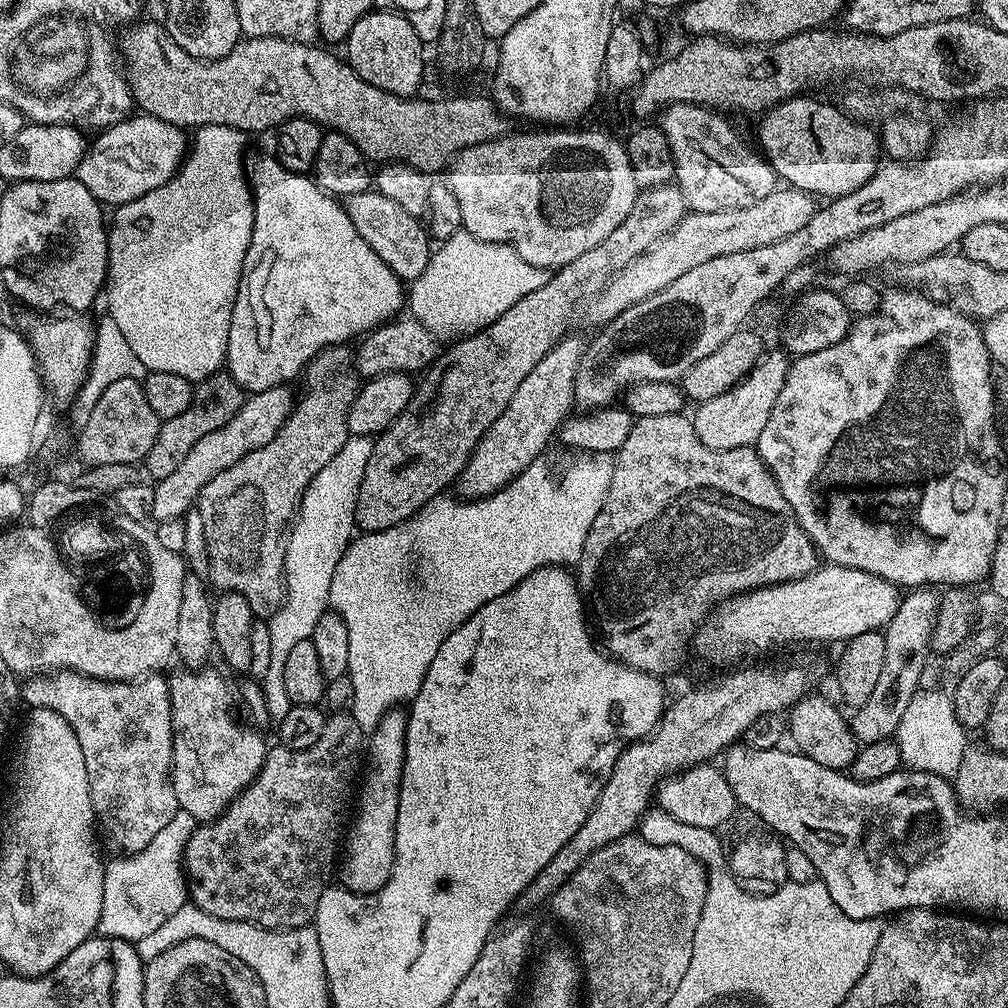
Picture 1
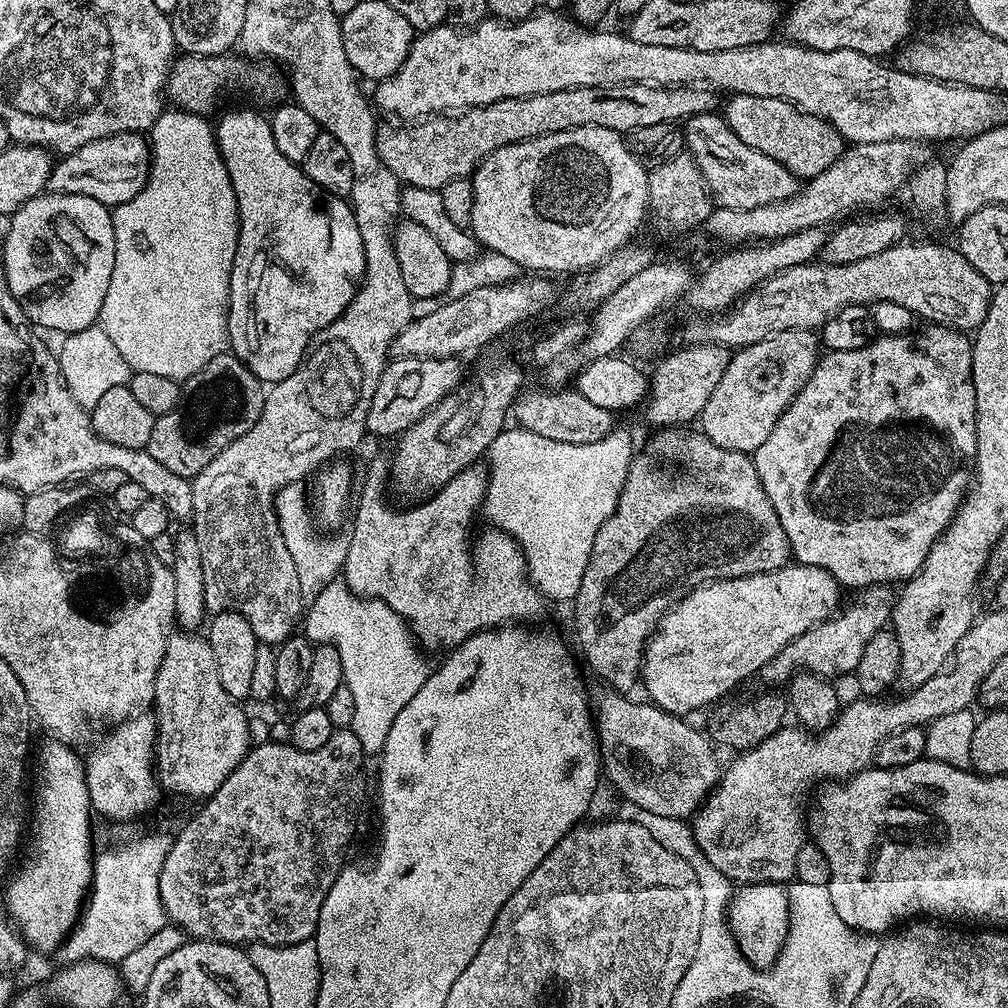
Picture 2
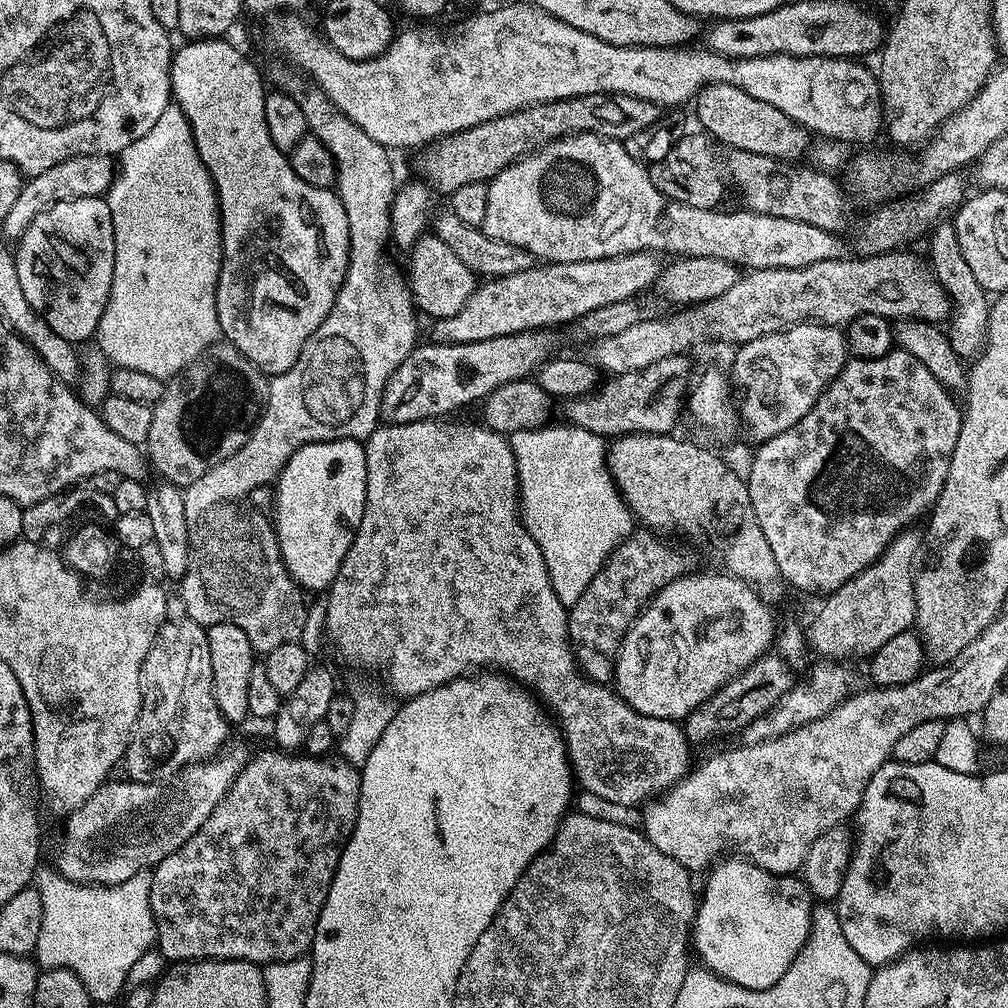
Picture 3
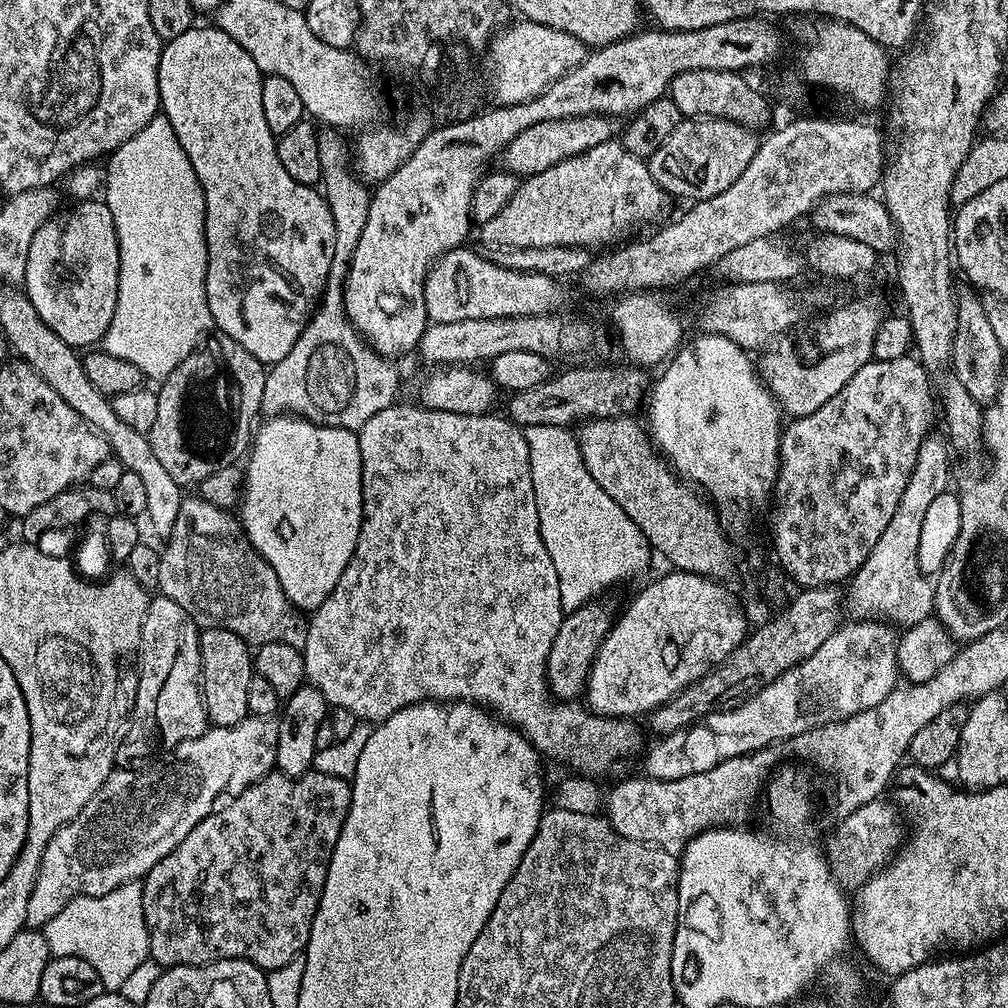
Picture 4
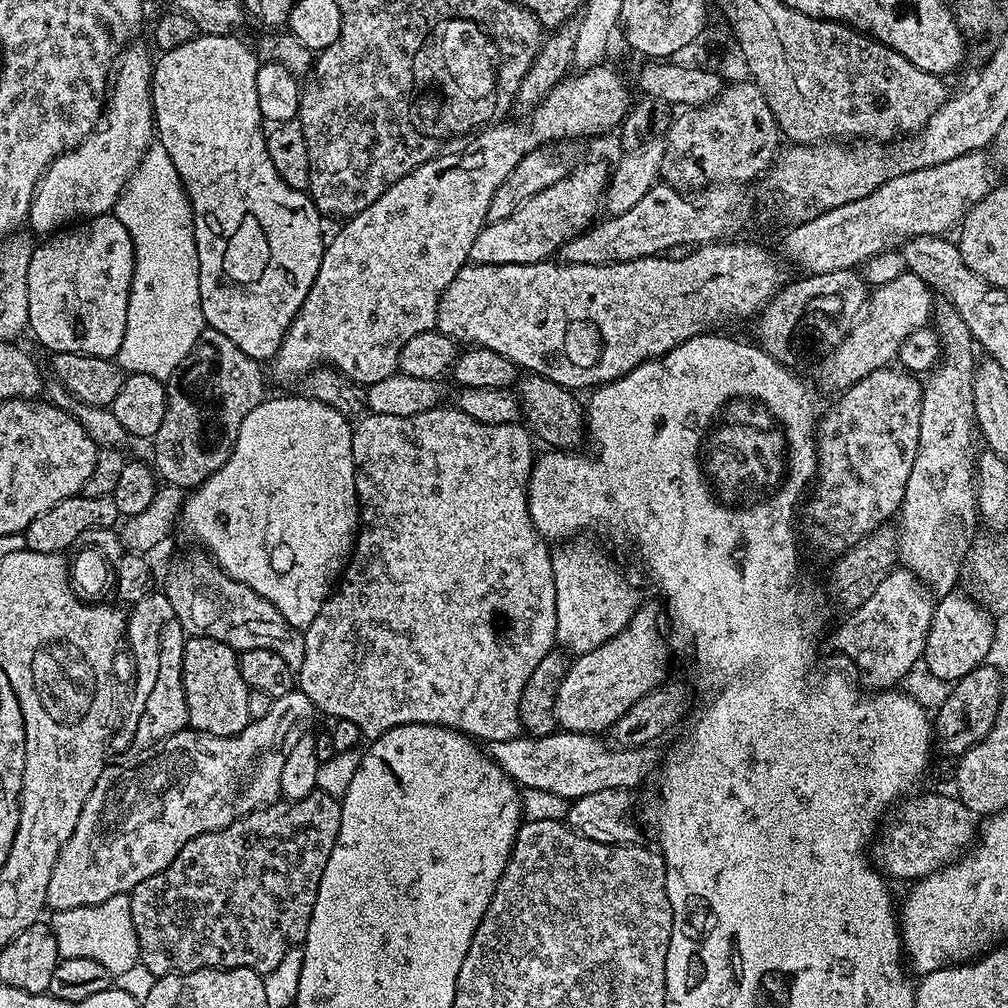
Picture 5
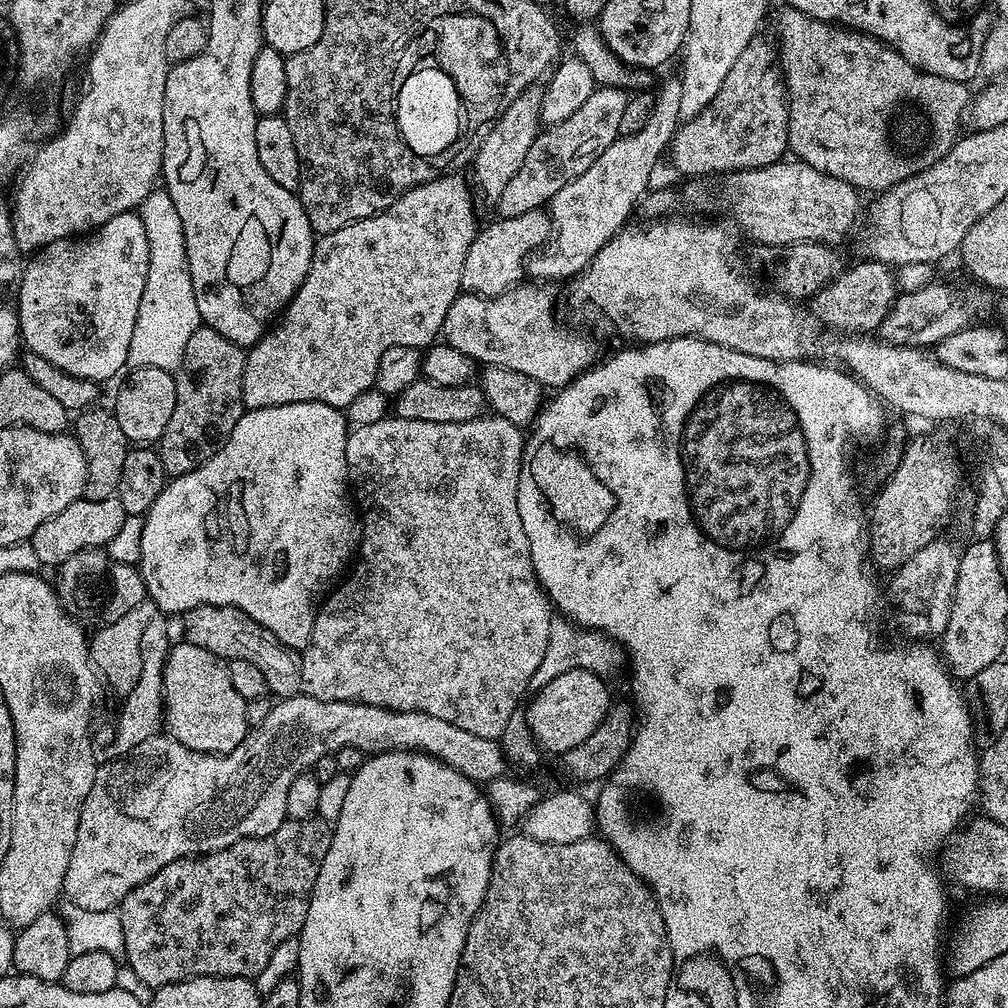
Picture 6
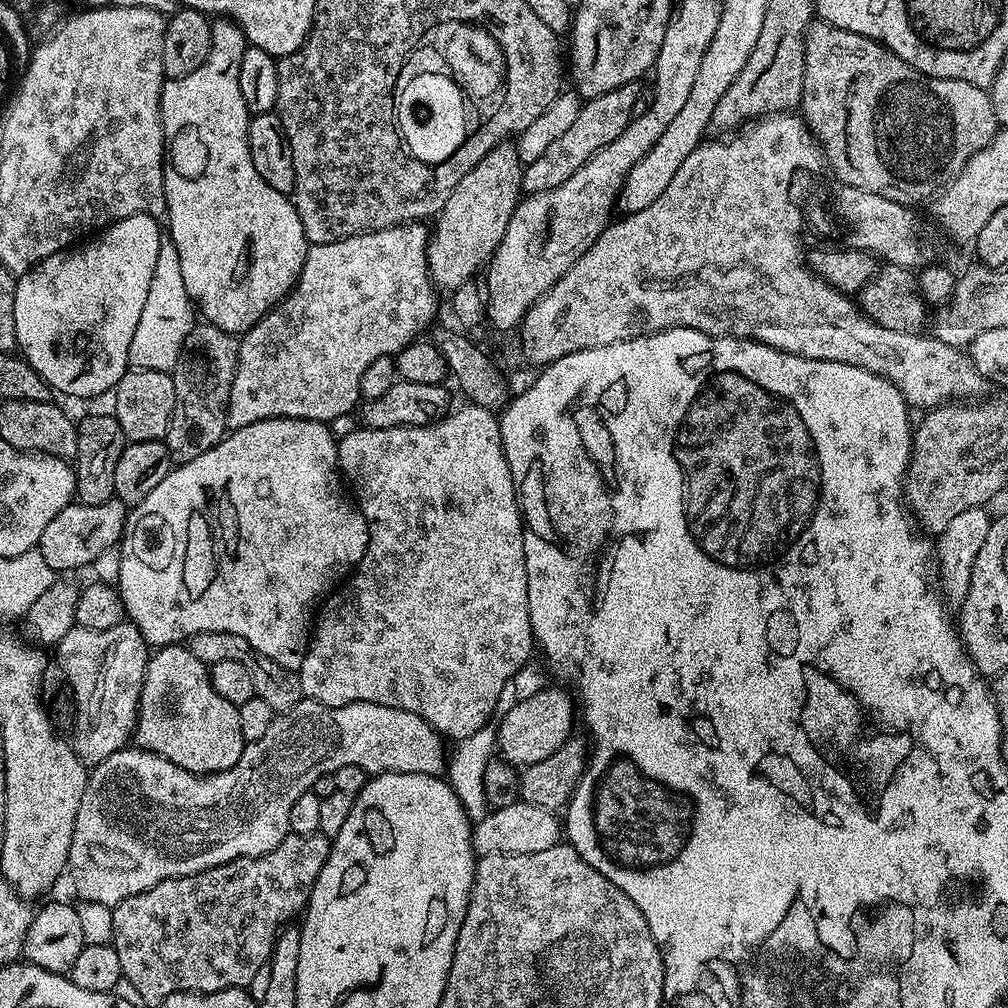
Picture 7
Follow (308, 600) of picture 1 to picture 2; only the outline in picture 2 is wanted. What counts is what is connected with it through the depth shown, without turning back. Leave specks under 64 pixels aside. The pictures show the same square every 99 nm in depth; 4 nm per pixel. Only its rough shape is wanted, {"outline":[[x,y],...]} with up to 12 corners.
{"outline":[[299,487],[276,496],[282,542],[294,558],[301,597],[341,575],[343,535],[312,533]]}

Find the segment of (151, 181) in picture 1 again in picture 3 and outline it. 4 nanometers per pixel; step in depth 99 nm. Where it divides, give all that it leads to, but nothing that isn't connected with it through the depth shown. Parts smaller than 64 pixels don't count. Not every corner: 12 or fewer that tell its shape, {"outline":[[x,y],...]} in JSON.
{"outline":[[79,156],[25,179],[2,222],[12,242],[42,210],[104,196],[111,156]]}

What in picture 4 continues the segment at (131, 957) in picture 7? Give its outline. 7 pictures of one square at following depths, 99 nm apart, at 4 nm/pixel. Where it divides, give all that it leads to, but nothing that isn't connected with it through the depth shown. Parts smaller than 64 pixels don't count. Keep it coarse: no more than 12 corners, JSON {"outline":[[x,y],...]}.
{"outline":[[273,770],[143,877],[164,968],[308,946],[349,781]]}

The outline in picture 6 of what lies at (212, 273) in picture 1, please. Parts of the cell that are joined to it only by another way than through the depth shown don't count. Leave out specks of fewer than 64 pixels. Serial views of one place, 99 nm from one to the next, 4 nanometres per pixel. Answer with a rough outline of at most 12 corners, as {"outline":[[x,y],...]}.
{"outline":[[154,190],[132,368],[180,367],[201,327],[182,222]]}

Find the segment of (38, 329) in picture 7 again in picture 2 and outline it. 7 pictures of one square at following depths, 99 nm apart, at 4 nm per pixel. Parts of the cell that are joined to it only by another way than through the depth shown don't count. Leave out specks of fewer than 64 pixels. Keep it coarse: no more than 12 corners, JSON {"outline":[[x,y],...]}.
{"outline":[[45,191],[13,212],[2,271],[29,325],[97,323],[109,205]]}

